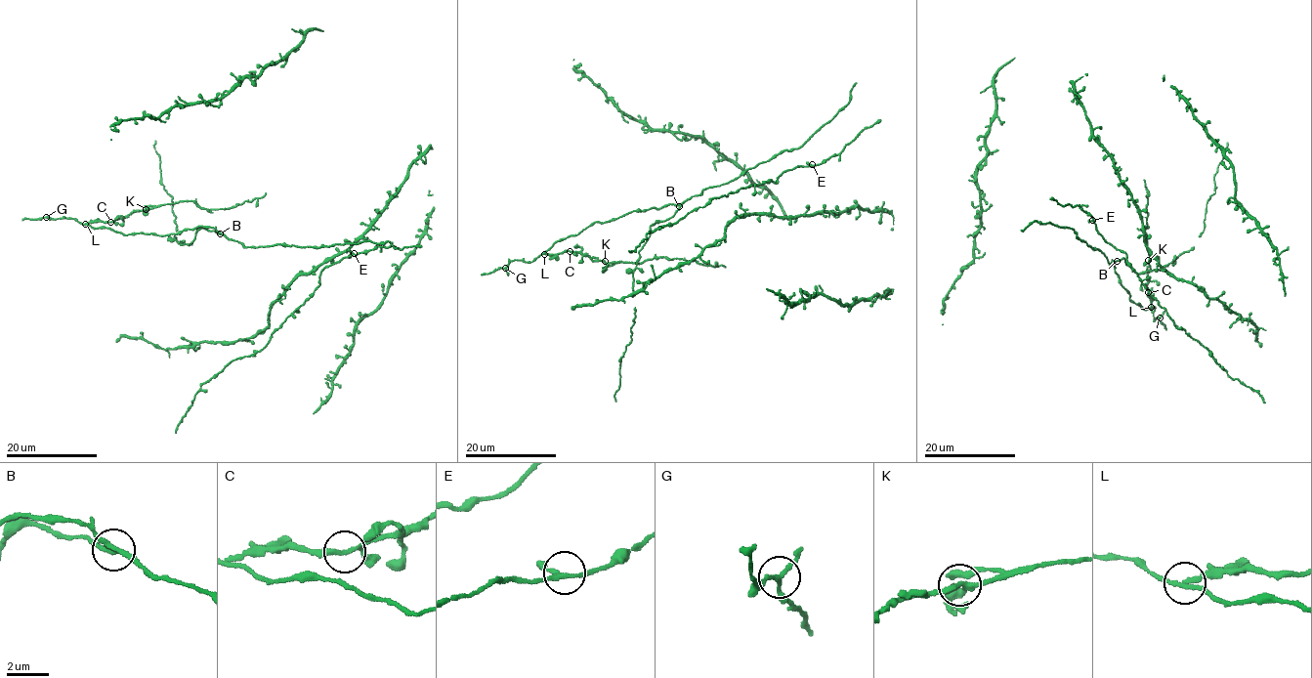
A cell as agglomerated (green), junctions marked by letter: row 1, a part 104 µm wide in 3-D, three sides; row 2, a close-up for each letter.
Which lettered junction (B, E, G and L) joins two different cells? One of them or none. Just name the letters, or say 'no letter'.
L

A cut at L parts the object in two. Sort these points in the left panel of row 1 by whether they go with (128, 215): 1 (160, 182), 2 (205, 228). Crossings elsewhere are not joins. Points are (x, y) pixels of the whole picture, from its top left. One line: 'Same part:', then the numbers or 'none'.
Same part: none

